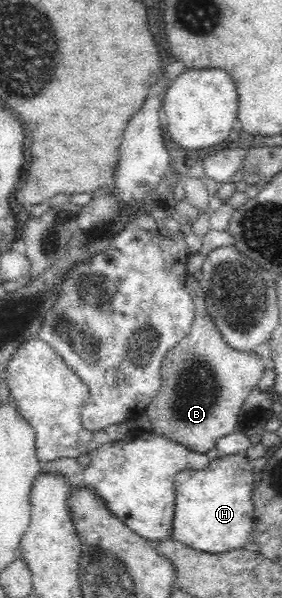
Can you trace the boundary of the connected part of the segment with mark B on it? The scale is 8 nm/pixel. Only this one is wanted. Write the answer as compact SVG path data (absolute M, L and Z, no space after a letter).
M192 274L187 279L195 307L191 330L164 356L162 387L144 412L154 434L168 437L191 451L206 453L216 446L218 439L237 431L241 408L258 386L265 366L255 351L238 351L226 343L207 310L199 281Z

